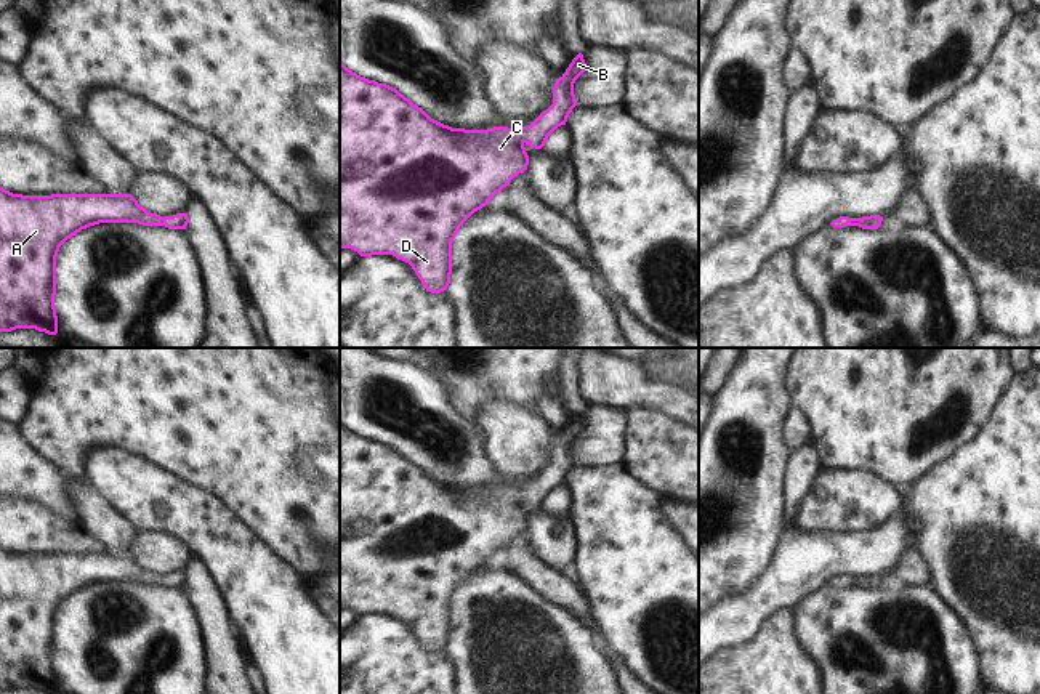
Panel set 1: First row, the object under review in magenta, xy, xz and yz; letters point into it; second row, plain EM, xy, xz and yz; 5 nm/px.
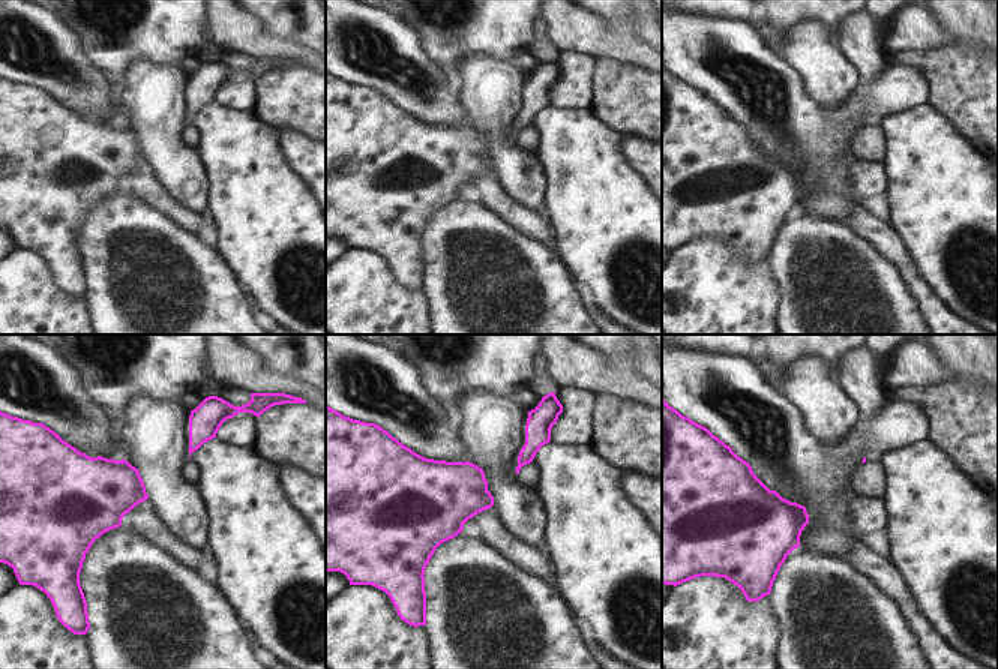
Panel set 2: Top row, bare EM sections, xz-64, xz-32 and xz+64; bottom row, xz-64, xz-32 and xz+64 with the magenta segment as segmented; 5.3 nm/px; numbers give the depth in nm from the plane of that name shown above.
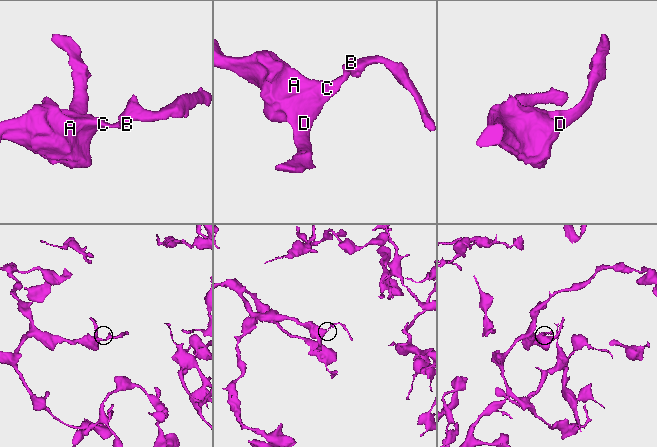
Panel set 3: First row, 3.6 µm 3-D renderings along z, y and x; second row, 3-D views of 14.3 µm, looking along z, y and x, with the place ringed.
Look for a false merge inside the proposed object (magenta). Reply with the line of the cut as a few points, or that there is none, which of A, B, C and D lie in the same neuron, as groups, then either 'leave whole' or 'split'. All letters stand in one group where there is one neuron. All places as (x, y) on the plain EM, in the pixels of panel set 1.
no cut | A B C D | leave whole

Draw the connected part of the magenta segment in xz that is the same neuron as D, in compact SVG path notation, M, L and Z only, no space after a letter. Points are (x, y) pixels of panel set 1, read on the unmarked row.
M578 412L553 446L553 463L529 486L494 486L487 489L452 487L431 478L421 466L396 447L357 434L340 422L340 607L351 607L361 615L393 614L412 625L423 646L431 652L447 649L452 633L452 599L460 585L489 559L510 545L529 524L526 503L542 508L548 495L566 484L577 465L575 439L585 431Z

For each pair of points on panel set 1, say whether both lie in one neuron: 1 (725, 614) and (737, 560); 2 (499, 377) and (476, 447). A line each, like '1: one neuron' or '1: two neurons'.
1: two neurons
2: two neurons

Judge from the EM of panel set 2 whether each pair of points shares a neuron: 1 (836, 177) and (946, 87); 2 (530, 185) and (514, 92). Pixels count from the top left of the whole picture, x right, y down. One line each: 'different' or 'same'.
1: different
2: same

